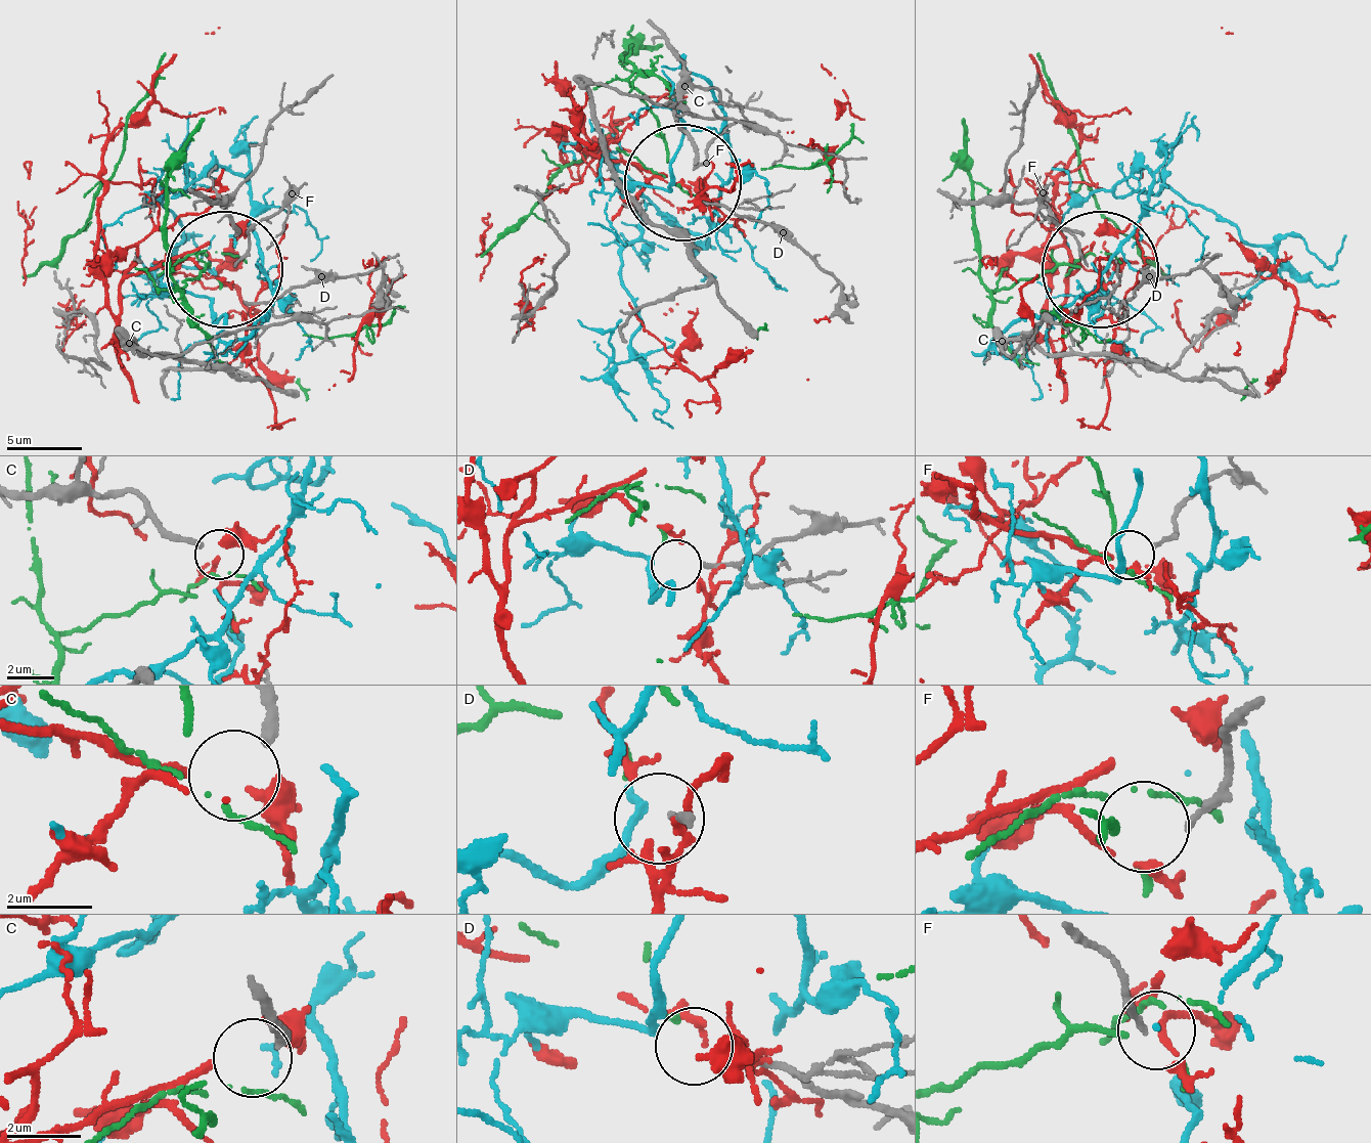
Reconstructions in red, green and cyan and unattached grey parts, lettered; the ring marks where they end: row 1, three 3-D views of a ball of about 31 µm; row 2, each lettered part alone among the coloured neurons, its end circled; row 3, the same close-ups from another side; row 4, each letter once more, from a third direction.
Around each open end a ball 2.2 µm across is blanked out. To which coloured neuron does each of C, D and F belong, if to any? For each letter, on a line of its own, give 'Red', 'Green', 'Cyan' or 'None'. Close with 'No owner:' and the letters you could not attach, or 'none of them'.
C: None
D: Cyan
F: Red
No owner: C

